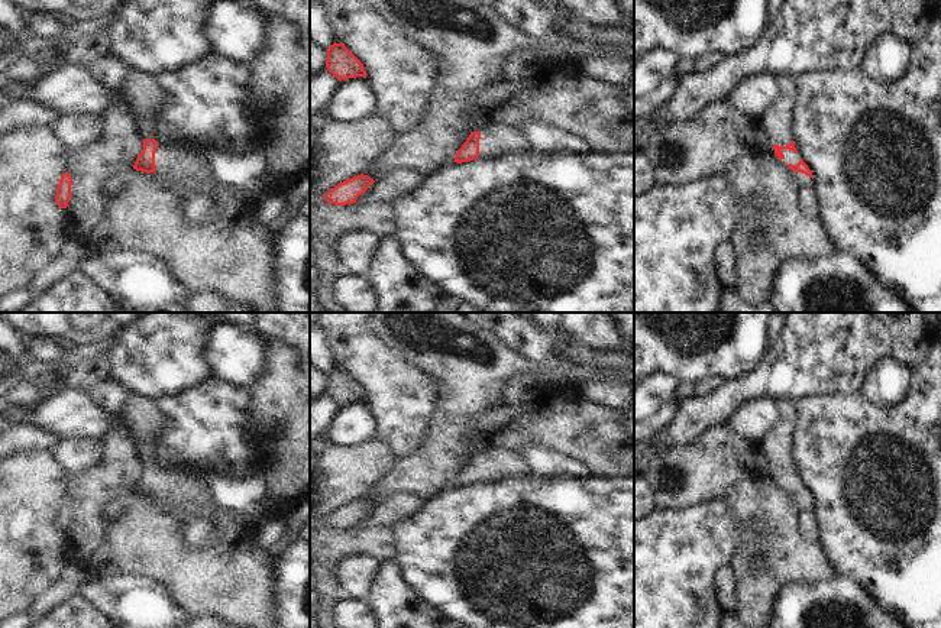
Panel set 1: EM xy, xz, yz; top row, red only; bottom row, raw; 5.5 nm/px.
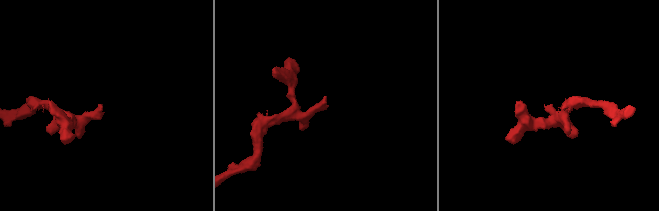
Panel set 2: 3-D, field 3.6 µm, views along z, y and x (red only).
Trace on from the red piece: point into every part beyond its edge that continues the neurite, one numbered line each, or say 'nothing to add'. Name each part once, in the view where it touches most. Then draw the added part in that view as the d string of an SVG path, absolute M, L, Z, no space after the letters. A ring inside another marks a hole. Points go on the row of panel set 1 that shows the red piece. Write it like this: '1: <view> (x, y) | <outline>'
1: yz (794, 158) | M782 149L780 152L785 155L785 158L780 161L785 165L789 165L789 164L796 165L801 161L799 153L796 152L792 152L789 149Z

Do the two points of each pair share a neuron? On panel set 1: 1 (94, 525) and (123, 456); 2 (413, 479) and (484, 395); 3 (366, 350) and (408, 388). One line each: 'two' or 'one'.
1: one
2: one
3: one

